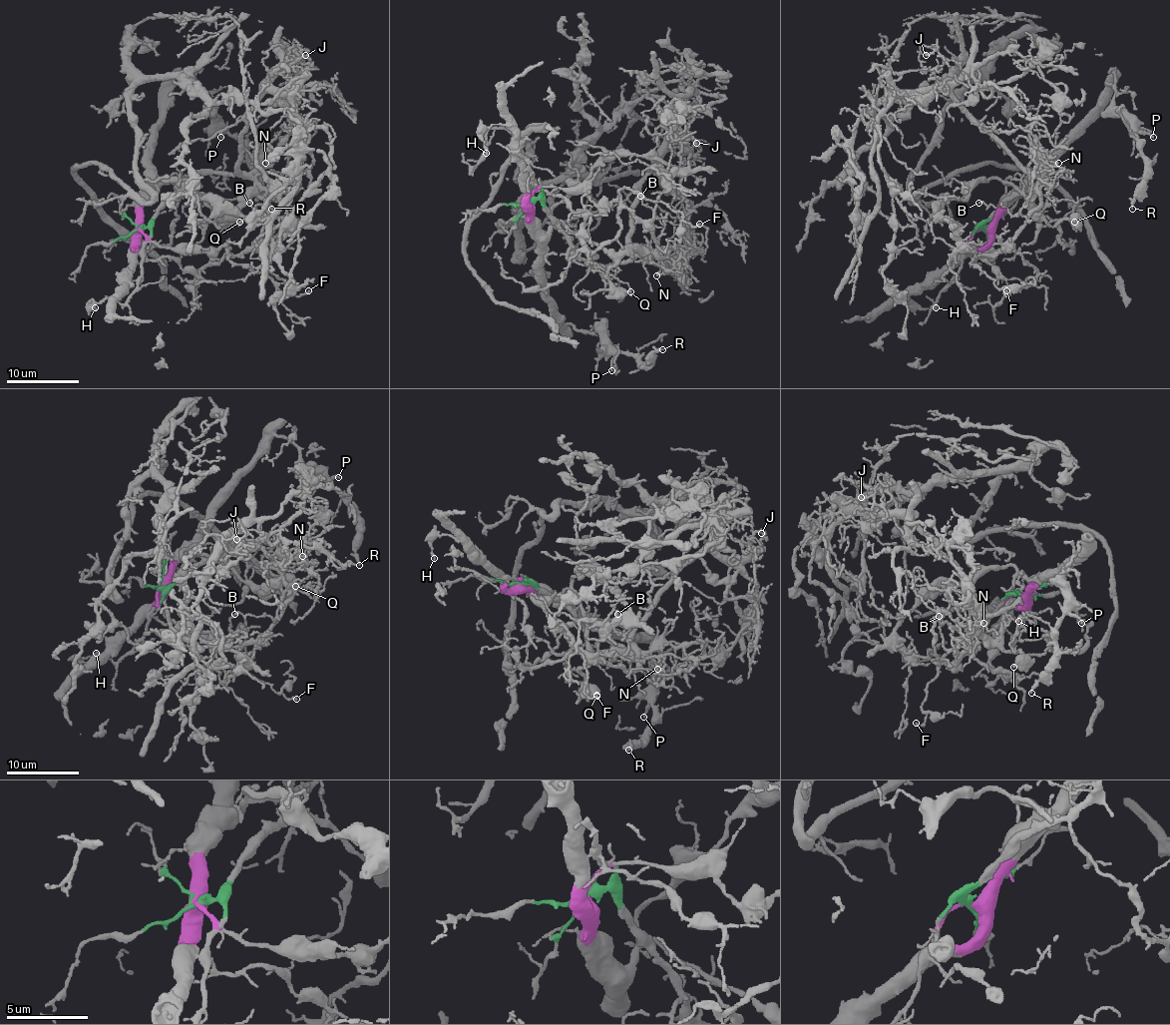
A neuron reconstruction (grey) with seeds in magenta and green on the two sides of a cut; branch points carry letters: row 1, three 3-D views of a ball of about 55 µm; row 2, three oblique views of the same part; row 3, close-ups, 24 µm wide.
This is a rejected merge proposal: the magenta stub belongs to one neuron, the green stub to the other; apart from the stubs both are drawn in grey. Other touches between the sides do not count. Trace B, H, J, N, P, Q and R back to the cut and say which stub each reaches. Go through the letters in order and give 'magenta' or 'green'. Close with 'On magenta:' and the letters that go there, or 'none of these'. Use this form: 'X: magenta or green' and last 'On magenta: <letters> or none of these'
B: magenta
H: magenta
J: green
N: green
P: magenta
Q: magenta
R: magenta
On magenta: B, H, P, Q, R

